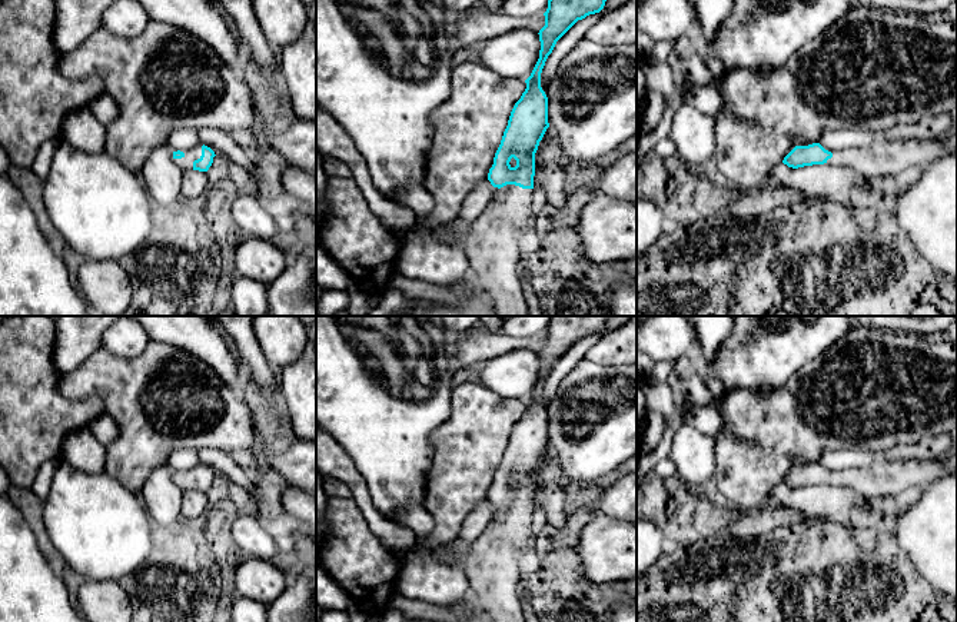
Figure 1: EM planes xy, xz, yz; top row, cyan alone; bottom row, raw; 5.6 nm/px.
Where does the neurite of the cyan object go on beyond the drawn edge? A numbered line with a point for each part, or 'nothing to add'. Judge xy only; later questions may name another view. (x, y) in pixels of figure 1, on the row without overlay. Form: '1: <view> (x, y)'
1: xy (186, 461)

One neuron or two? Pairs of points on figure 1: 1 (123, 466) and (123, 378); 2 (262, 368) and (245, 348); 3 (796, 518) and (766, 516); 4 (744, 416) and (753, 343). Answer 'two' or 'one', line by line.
1: one
2: one
3: one
4: two

